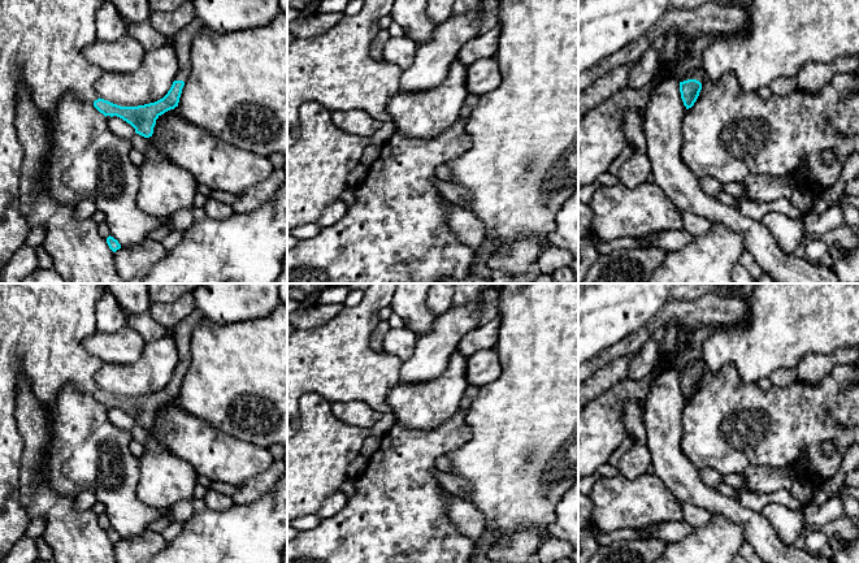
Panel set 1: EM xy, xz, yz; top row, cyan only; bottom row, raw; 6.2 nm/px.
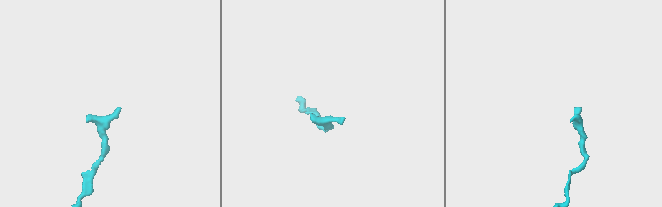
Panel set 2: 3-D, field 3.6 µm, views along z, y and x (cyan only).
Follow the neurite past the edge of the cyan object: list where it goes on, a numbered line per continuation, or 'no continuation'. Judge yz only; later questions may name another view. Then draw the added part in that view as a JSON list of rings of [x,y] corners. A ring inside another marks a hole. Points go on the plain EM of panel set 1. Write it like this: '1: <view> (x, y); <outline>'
1: yz (699, 367); [[[691,361],[684,368],[682,373],[687,371],[697,371],[703,376],[706,372],[706,367],[703,361]]]

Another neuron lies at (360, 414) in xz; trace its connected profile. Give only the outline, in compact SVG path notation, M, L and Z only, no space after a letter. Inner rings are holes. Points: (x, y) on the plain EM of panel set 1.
M363 400L334 402L331 410L342 423L355 425L359 429L369 429L382 417L382 413Z

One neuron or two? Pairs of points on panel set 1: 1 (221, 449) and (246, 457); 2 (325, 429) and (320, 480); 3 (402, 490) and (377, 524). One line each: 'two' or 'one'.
1: one
2: one
3: one

